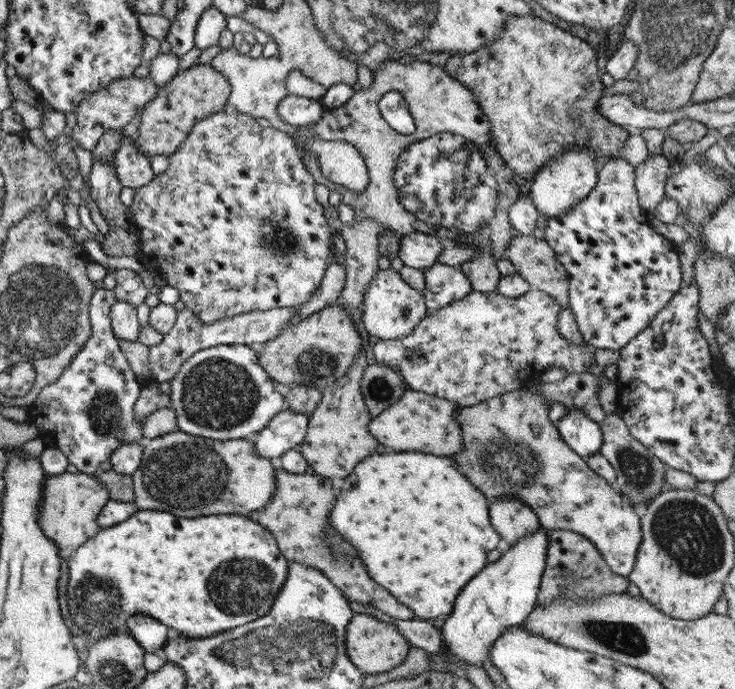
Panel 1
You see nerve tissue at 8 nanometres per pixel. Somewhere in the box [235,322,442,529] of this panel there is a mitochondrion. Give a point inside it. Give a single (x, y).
(316, 364)

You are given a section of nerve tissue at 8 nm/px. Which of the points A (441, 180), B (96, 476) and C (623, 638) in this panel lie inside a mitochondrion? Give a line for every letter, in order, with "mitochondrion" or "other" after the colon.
A: mitochondrion
B: other
C: mitochondrion

